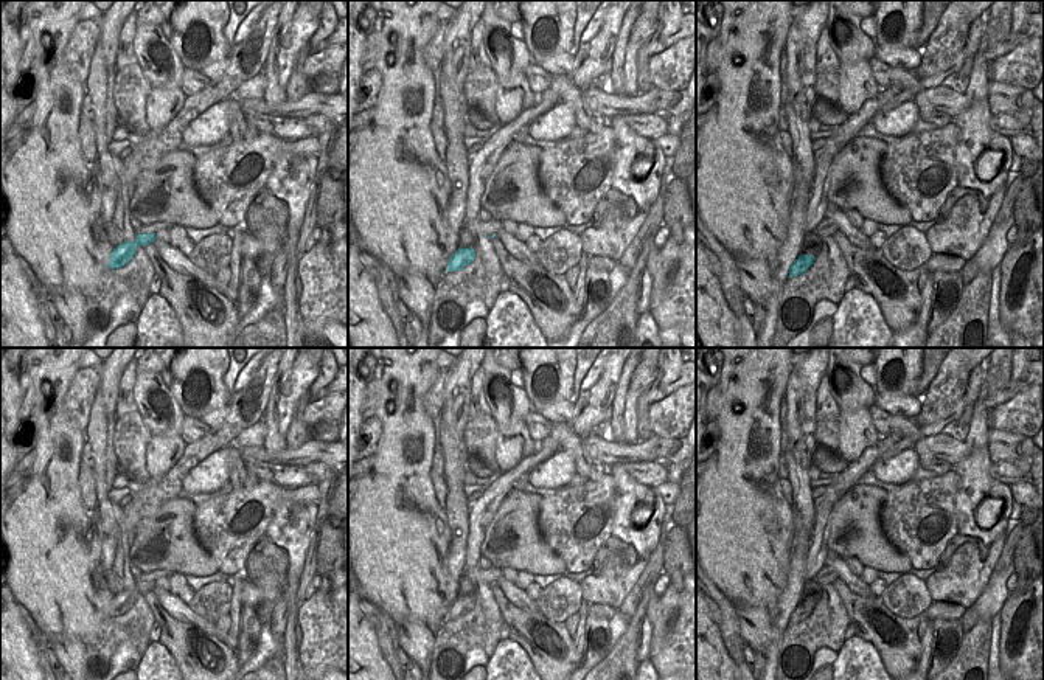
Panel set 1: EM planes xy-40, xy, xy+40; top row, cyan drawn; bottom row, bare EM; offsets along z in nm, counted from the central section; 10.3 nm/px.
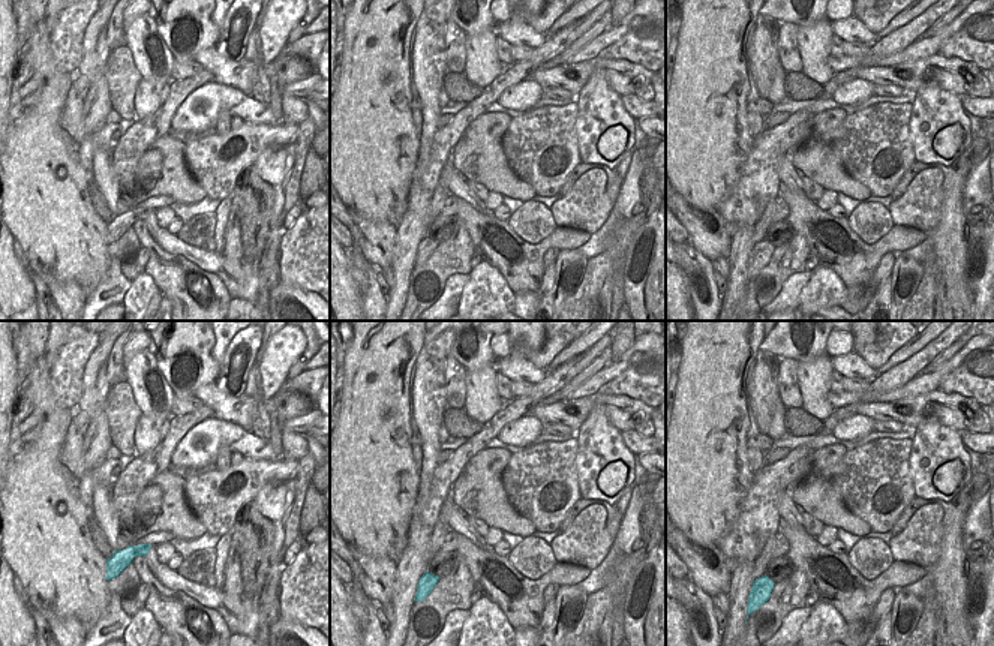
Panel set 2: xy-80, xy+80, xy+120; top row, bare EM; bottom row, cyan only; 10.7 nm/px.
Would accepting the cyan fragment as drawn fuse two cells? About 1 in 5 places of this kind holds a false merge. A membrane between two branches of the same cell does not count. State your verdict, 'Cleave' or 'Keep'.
Keep.

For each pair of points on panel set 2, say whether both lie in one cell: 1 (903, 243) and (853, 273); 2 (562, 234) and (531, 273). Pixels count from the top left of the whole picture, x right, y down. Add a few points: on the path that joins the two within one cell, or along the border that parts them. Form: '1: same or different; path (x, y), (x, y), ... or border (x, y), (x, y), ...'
1: same; path (891, 243), (882, 246), (865, 261)
2: same; path (552, 242), (531, 263)

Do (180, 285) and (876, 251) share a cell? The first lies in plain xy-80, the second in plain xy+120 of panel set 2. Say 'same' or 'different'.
same

